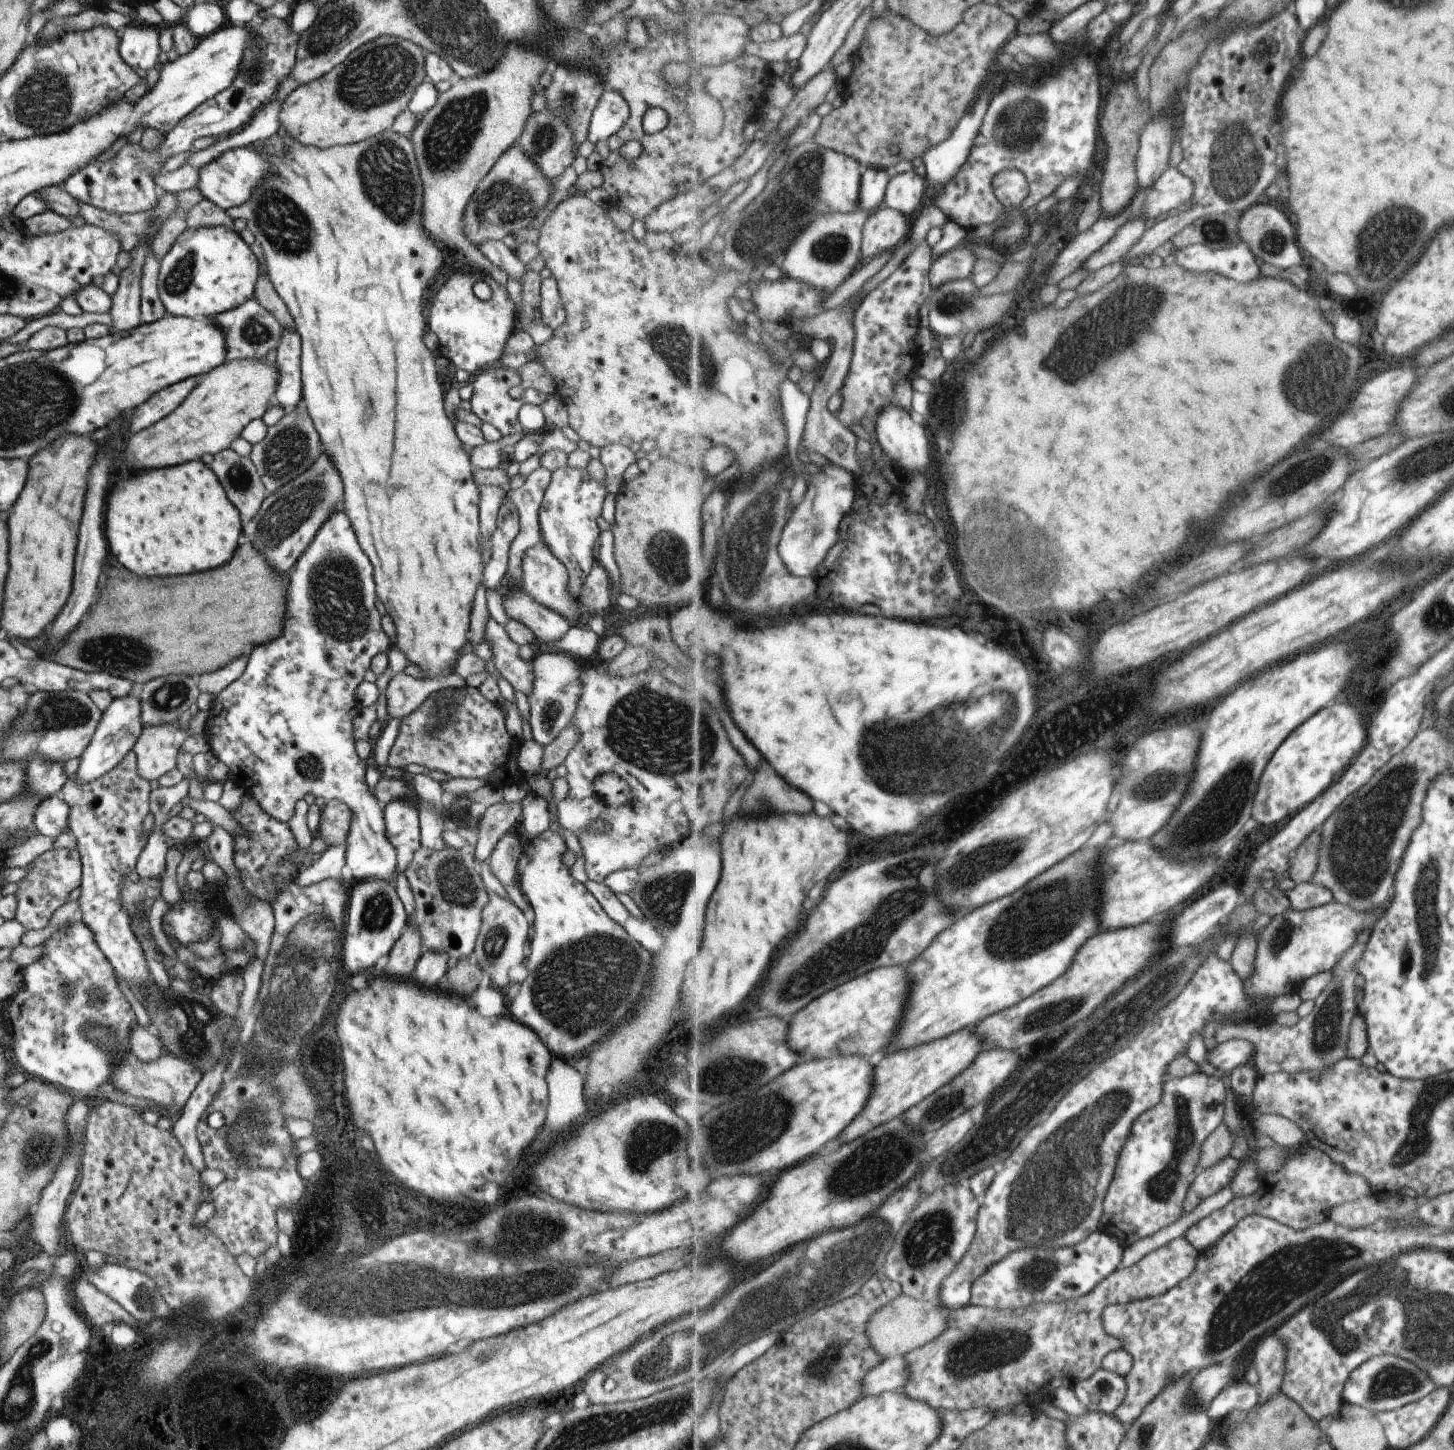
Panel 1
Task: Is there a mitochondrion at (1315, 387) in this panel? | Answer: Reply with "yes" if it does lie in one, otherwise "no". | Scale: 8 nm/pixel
yes

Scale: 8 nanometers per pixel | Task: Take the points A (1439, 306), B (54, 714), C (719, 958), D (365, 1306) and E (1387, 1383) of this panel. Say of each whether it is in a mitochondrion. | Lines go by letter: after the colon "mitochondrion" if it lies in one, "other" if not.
A: other
B: mitochondrion
C: other
D: mitochondrion
E: mitochondrion

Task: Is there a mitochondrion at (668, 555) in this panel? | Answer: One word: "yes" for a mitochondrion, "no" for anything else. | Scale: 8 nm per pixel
yes

